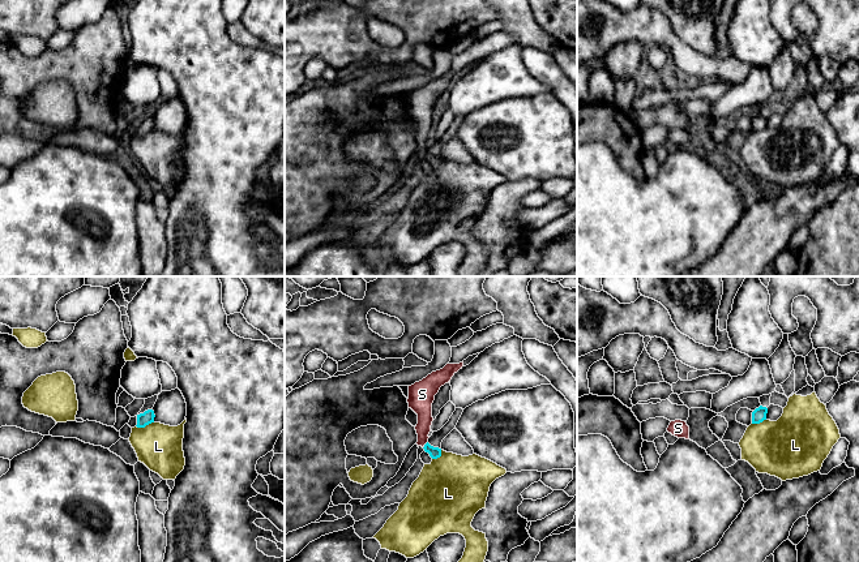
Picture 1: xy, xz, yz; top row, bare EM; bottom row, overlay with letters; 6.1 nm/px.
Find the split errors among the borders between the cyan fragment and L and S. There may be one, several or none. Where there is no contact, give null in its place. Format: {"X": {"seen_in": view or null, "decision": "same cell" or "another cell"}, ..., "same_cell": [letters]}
{"L": {"seen_in": "xy", "decision": "another cell"}, "S": {"seen_in": "xz", "decision": "another cell"}, "same_cell": []}

